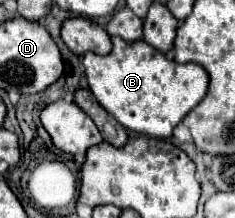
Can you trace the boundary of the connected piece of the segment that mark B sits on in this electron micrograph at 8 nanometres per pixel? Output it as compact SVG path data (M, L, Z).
M118 36L112 38L112 52L106 56L98 56L94 52L84 54L84 72L88 78L88 86L94 94L94 98L128 130L144 136L156 136L156 138L170 138L174 126L206 96L208 90L208 72L198 64L176 64L174 60L168 60L162 52L154 50L148 42L126 42Z

